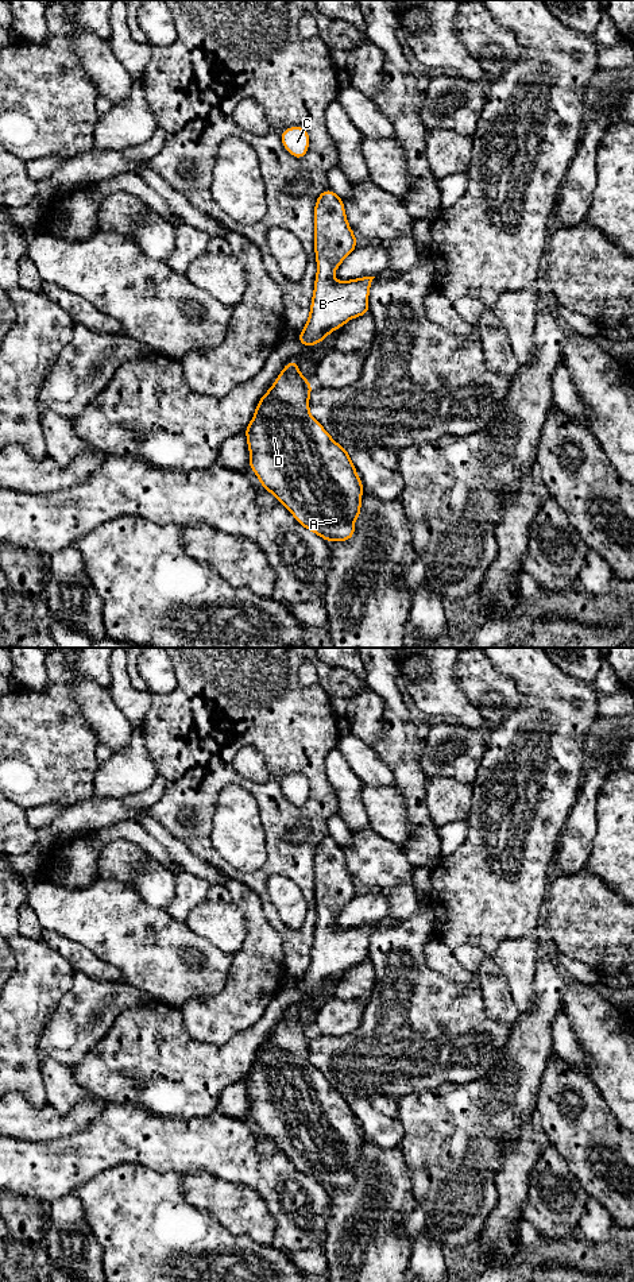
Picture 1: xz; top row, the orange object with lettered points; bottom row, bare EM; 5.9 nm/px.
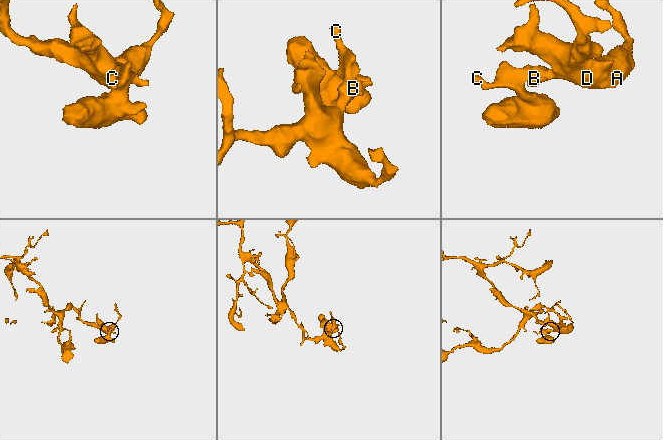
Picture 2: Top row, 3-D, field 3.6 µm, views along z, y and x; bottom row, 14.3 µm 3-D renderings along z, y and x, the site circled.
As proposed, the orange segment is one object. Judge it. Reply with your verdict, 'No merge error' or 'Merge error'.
No merge error

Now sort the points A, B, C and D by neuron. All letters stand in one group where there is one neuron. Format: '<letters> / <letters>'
A B C D

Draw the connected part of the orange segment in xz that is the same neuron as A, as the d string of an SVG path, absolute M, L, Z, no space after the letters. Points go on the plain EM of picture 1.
M289 1009L271 1036L258 1050L252 1069L244 1077L251 1100L248 1113L306 1177L328 1190L348 1189L355 1182L353 1169L360 1165L363 1131L341 1096L309 1061L309 1031L298 1019L298 1009Z

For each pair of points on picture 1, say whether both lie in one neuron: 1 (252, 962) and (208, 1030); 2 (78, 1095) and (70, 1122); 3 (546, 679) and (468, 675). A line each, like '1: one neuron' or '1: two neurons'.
1: one neuron
2: two neurons
3: two neurons

